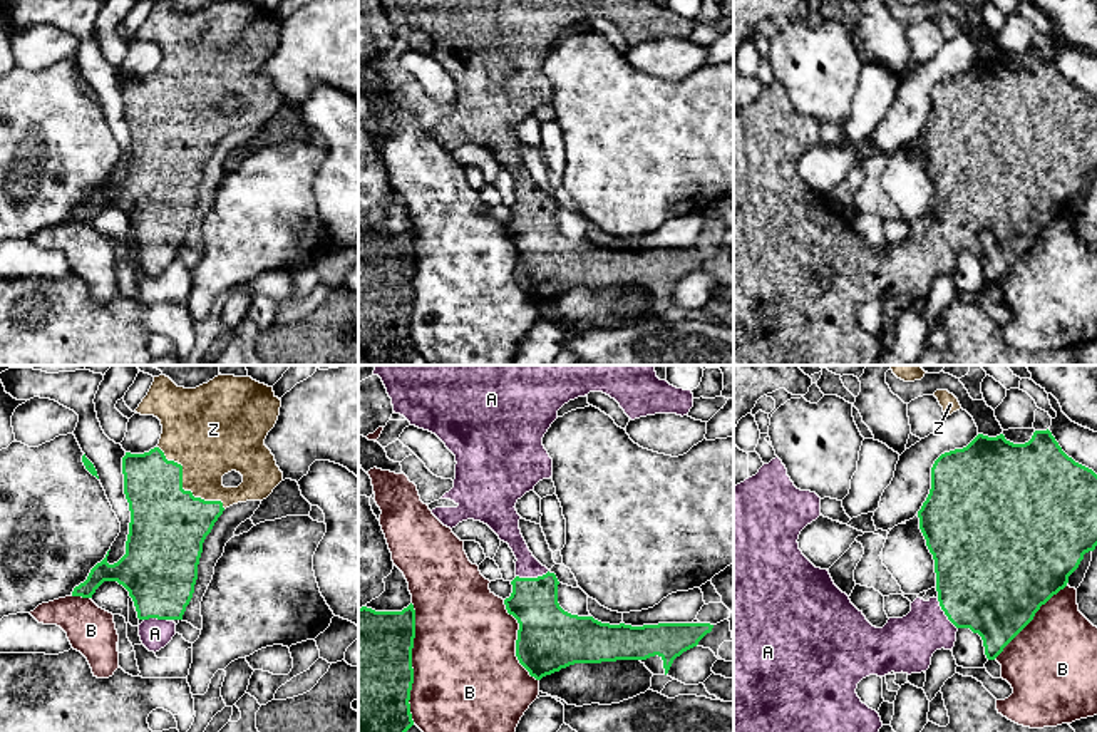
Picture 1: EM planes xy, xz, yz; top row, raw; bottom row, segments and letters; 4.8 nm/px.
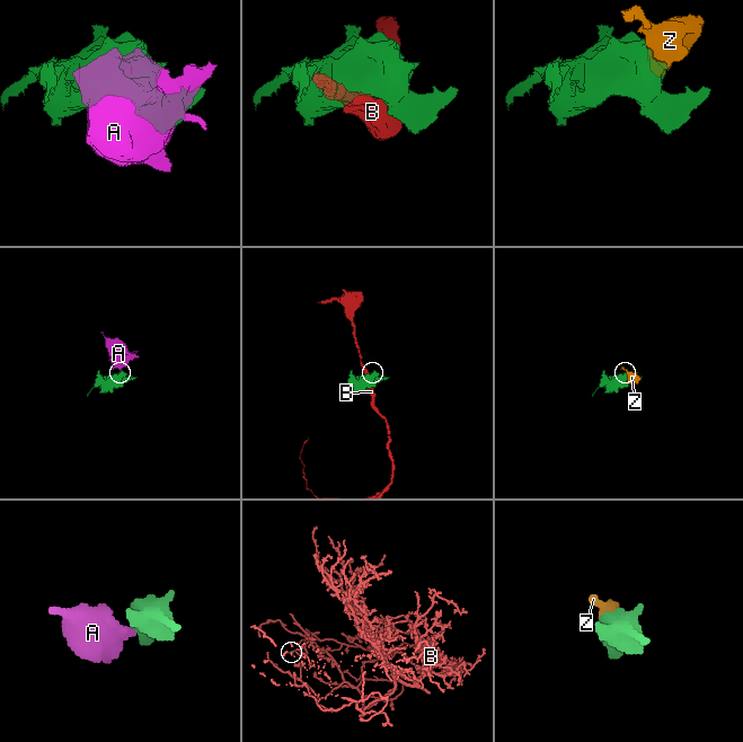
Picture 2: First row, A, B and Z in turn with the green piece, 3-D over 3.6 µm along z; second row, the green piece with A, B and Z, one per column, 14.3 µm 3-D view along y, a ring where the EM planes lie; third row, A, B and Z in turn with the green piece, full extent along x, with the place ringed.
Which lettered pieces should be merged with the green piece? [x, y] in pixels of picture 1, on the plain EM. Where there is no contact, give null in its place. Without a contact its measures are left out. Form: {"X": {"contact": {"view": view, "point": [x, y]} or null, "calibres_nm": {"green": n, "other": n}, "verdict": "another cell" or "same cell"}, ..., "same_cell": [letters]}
{"A": {"contact": {"view": "xz", "point": [531, 203]}, "calibres_nm": {"green": 260, "other": 110}, "verdict": "same cell"}, "B": {"contact": {"view": "xz", "point": [411, 288]}, "calibres_nm": {"green": 500, "other": 480}, "verdict": "another cell"}, "Z": {"contact": {"view": "xy", "point": [181, 111]}, "calibres_nm": {"green": 380, "other": 340}, "verdict": "same cell"}, "same_cell": ["A", "Z"]}

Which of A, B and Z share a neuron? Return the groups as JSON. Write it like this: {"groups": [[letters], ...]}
{"groups": [["A", "Z"], ["B"]]}

